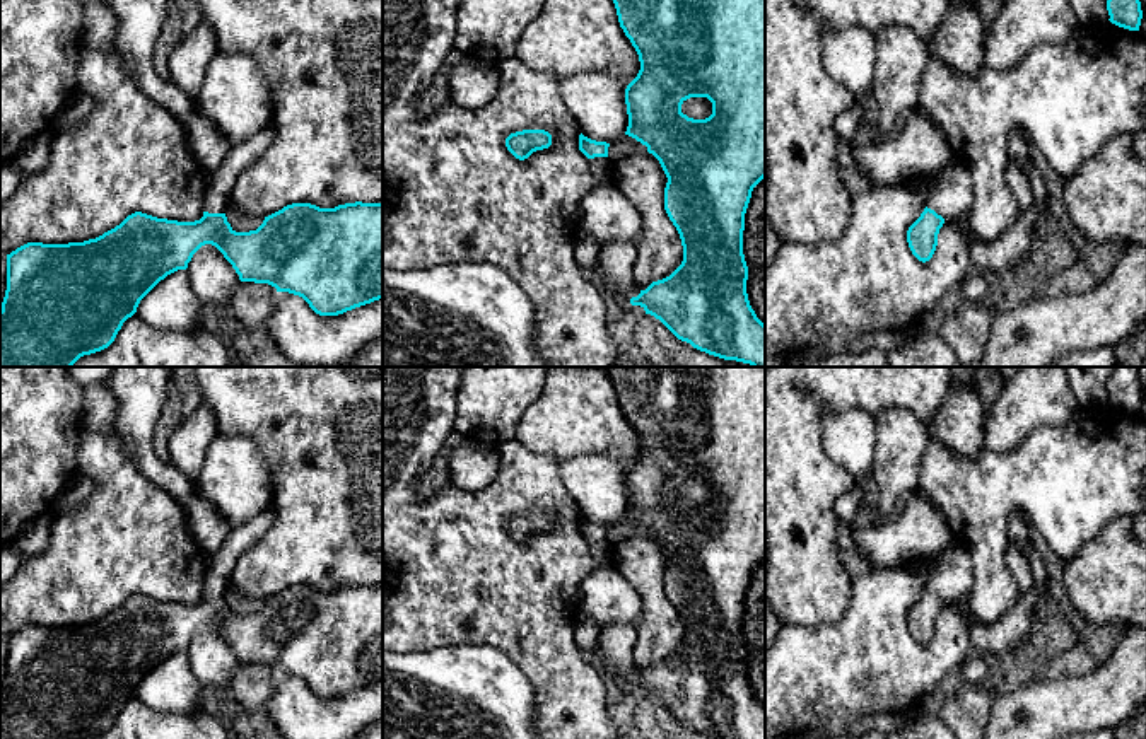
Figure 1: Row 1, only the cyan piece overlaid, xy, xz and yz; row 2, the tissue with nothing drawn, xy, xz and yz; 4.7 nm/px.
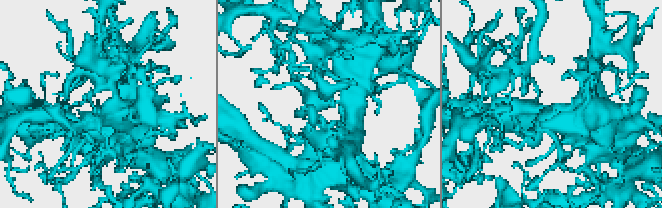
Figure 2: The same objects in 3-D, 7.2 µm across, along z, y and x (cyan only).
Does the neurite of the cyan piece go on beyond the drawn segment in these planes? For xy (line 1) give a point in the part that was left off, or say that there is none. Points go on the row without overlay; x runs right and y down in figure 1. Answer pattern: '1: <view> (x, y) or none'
1: xy (221, 564)

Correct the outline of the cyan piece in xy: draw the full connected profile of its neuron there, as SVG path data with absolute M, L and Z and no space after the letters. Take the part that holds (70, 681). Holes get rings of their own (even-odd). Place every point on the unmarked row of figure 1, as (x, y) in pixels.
M273 503L261 514L231 527L224 544L208 555L203 599L195 604L157 601L142 594L96 621L68 626L27 625L7 637L7 672L0 691L0 739L84 739L108 730L123 705L137 695L140 683L167 657L186 652L205 626L215 628L232 647L241 664L268 666L277 674L302 679L319 698L338 698L383 681L383 585L345 585L319 591L292 585L265 599L256 613L236 614L225 591L237 558L253 548L275 519Z

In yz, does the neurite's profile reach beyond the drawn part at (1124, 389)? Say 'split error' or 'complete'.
complete

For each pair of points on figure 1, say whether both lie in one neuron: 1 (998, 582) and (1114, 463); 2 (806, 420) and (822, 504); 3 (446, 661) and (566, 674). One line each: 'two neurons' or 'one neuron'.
1: one neuron
2: one neuron
3: two neurons

